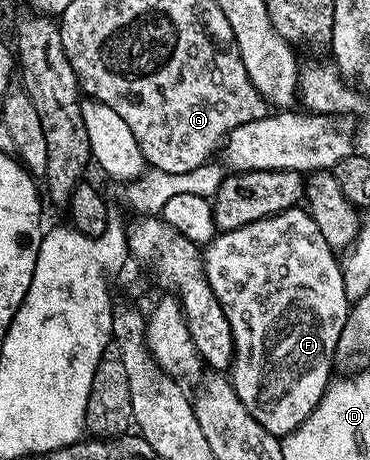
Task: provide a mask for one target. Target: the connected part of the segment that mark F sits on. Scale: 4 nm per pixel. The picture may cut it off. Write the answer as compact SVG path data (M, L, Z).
M306 208L285 210L279 214L273 214L267 218L256 220L252 224L244 224L244 228L221 231L217 237L205 243L204 246L207 279L214 289L216 298L218 298L226 318L228 318L230 328L233 330L235 352L232 365L232 385L237 392L238 398L248 408L249 414L266 431L277 438L290 434L314 411L332 378L332 375L330 375L332 372L332 362L336 360L339 338L342 335L342 329L346 323L347 316L350 314L352 305L352 299L346 294L346 289L344 288L342 267L339 259L336 260L334 257L336 257L334 247L328 244L328 240L324 240L316 220L310 215L309 209Z

